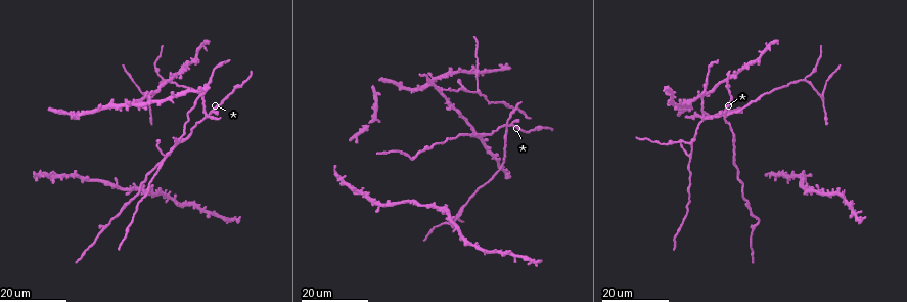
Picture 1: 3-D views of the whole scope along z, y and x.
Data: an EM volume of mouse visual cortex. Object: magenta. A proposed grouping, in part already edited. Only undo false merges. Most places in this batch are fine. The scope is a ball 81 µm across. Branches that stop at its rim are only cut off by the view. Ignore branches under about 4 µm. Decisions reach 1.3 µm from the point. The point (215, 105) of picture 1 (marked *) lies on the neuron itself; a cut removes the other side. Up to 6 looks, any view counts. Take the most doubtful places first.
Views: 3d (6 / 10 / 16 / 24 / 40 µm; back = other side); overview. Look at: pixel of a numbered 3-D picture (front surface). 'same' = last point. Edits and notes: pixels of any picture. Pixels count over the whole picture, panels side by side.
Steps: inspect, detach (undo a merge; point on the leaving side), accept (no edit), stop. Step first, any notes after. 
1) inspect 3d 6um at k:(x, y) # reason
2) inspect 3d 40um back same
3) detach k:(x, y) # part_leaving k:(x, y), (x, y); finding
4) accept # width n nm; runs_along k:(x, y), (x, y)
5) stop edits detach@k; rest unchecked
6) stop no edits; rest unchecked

inspect 3d 24um at 1:(161, 80) # branch point

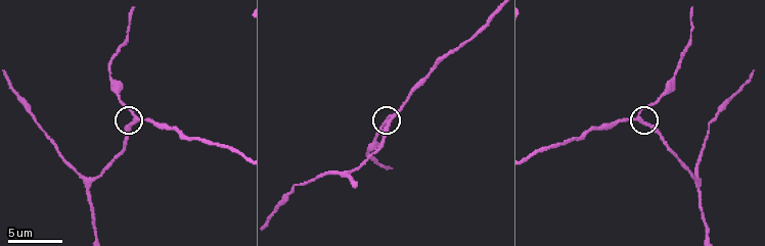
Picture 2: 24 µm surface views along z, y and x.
inspect 3d 10um at 2:(133, 114) # closer look

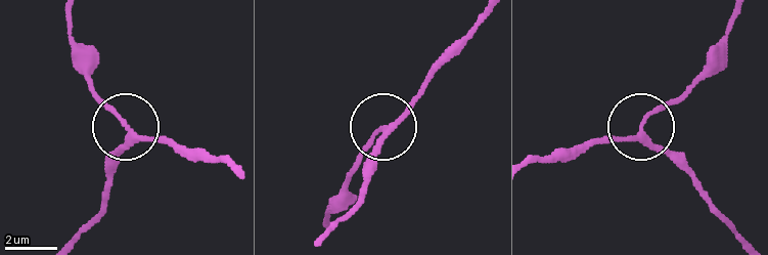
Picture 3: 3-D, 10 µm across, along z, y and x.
accept # side_arm 14 um; runs_along 3:(534, 160), (567, 160), (593, 144), (626, 138), (683, 90); continuous, no second neuron

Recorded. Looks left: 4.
inspect 3d 24um at 1:(167, 155) # thin arm on a thick one

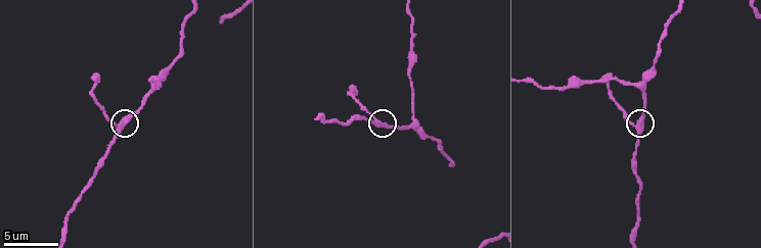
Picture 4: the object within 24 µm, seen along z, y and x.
inspect 3d 6um at 4:(118, 127) # closer look

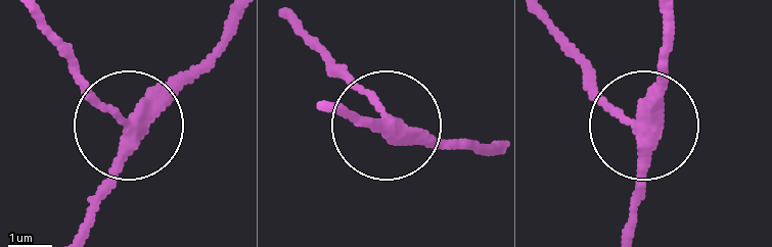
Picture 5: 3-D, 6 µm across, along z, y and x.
accept # runs_along 5:(669, 19), (669, 75), (646, 126), (625, 118), (562, 45); one neuron here

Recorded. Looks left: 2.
inspect 3d 6um at 2:(697, 186) # side arm on a straight run

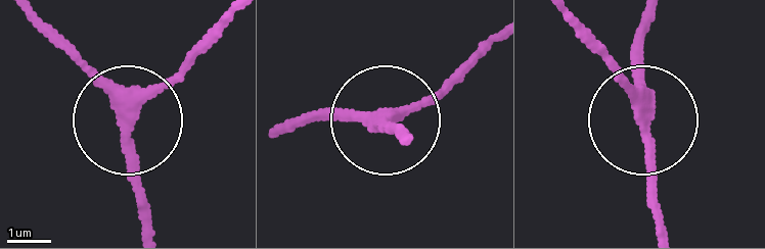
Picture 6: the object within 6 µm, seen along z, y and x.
accept # width 280 nm; runs_along 6:(229, 21), (134, 120), (141, 231); all the same neuron

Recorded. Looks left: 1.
stop no edits; rest unchecked

